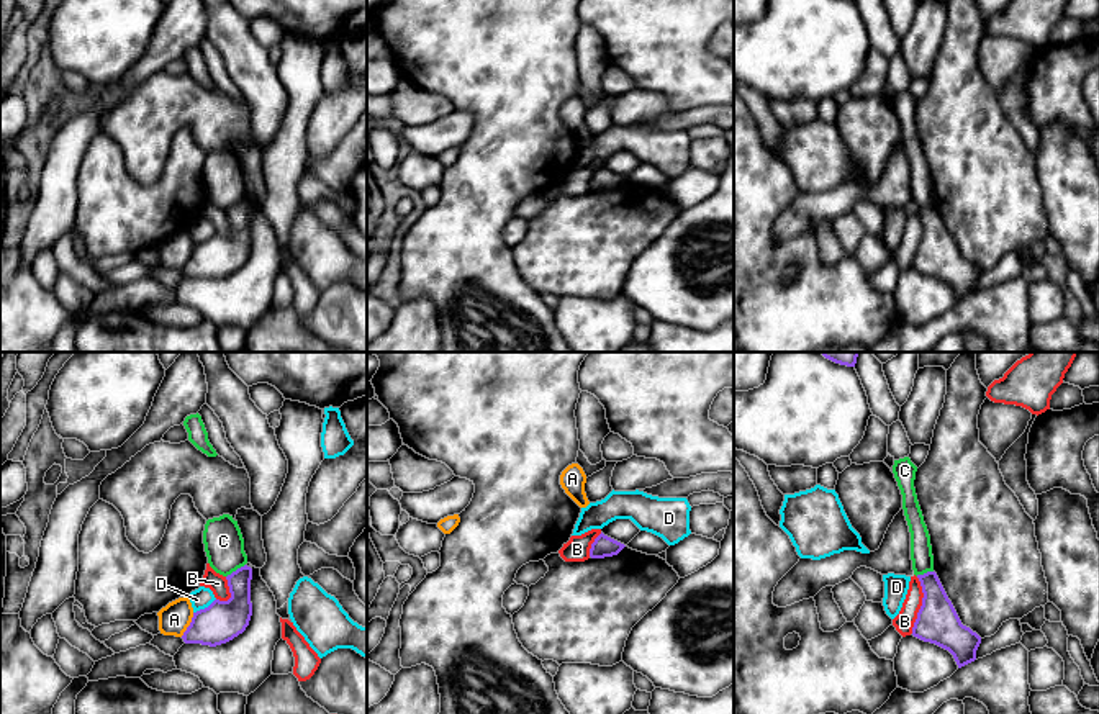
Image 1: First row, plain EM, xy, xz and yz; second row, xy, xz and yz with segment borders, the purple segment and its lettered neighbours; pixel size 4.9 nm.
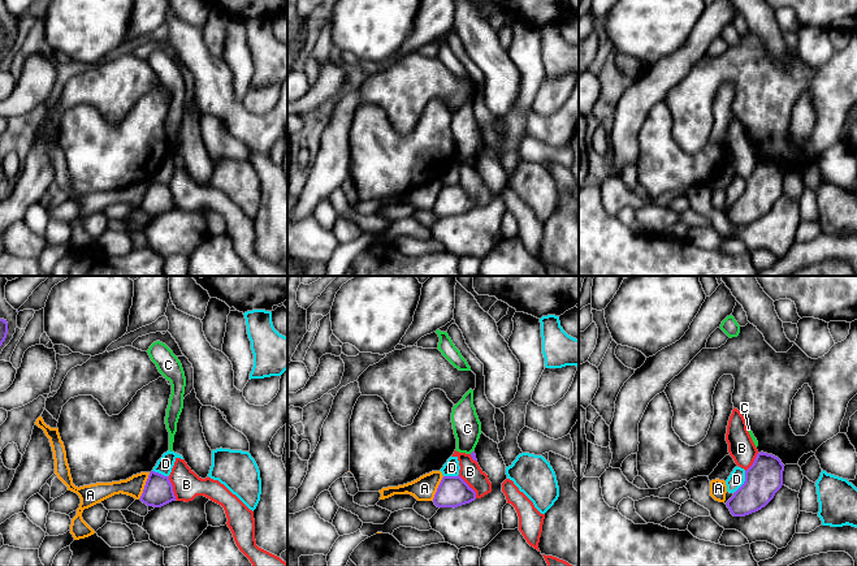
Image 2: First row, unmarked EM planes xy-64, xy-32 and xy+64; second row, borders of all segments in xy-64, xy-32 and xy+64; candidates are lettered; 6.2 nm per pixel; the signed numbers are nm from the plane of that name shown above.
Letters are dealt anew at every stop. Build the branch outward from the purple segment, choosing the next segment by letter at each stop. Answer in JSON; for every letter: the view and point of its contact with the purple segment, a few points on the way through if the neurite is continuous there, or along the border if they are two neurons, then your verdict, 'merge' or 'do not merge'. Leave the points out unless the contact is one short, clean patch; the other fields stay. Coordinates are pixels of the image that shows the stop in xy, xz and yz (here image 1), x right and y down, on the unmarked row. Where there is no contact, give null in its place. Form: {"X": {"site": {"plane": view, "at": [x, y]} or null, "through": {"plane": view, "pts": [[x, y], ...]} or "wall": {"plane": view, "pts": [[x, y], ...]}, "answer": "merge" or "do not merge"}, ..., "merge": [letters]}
{"A": {"site": {"plane": "xy", "at": [190, 257]}, "answer": "do not merge"}, "B": {"site": {"plane": "yz", "at": [922, 238]}, "answer": "do not merge"}, "C": {"site": {"plane": "xy", "at": [236, 203]}, "wall": {"plane": "xy", "pts": [[244, 197], [226, 210]]}, "answer": "do not merge"}, "D": {"site": {"plane": "xy", "at": [205, 241]}, "answer": "do not merge"}, "merge": []}

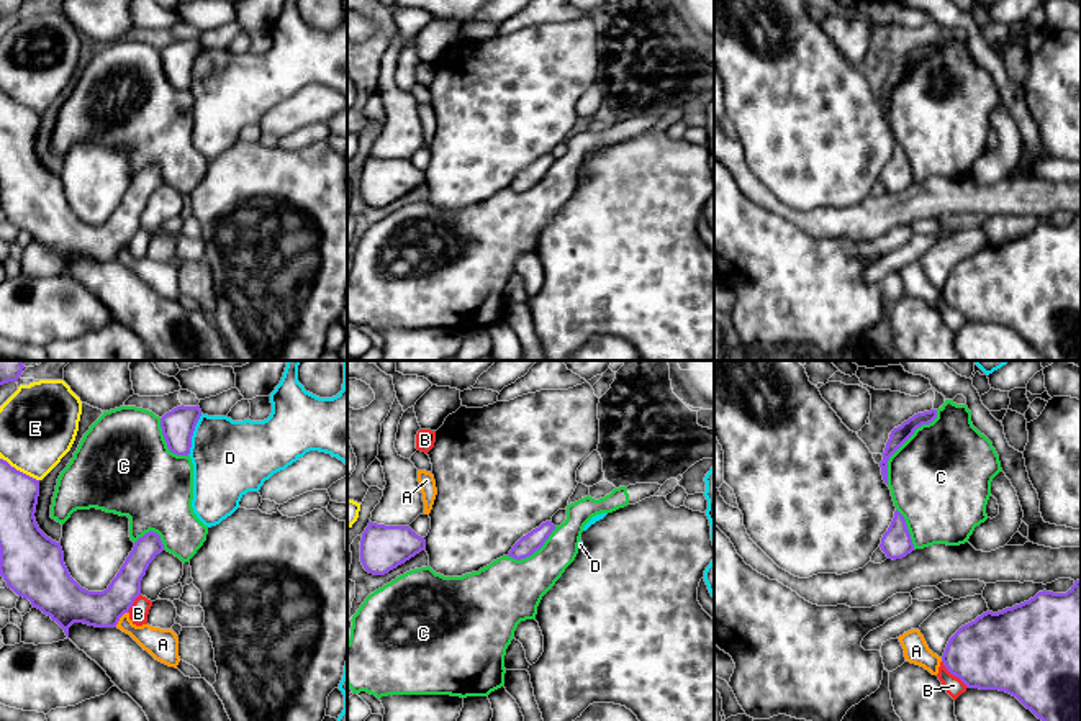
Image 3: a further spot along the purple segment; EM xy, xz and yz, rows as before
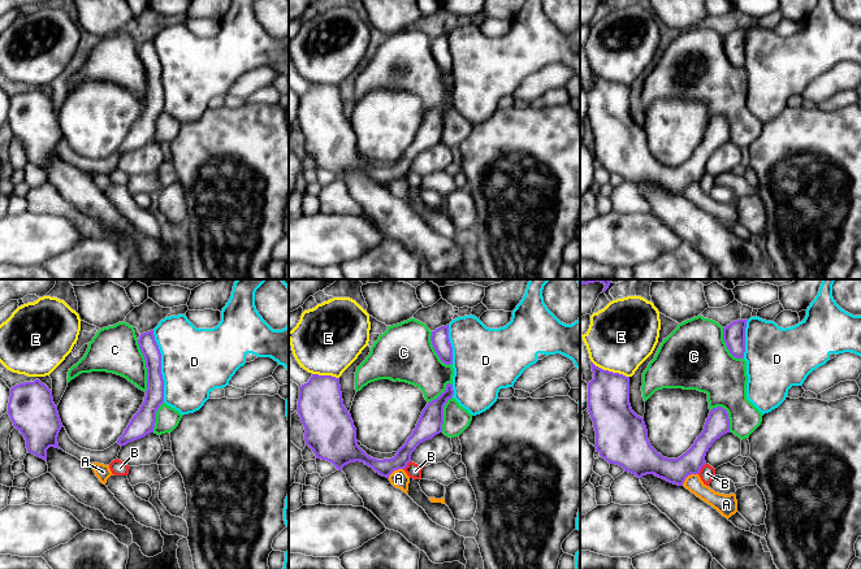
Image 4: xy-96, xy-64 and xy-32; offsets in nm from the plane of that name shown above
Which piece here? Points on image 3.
{"A": {"site": {"plane": "xy", "at": [118, 253]}, "answer": "do not merge"}, "B": {"site": {"plane": "yz", "at": [954, 307]}, "answer": "do not merge"}, "C": {"site": {"plane": "yz", "at": [903, 76]}, "answer": "merge"}, "D": {"site": {"plane": "xy", "at": [192, 68]}, "answer": "do not merge"}, "E": {"site": {"plane": "xy", "at": [18, 104]}, "answer": "do not merge"}, "merge": ["C"]}

